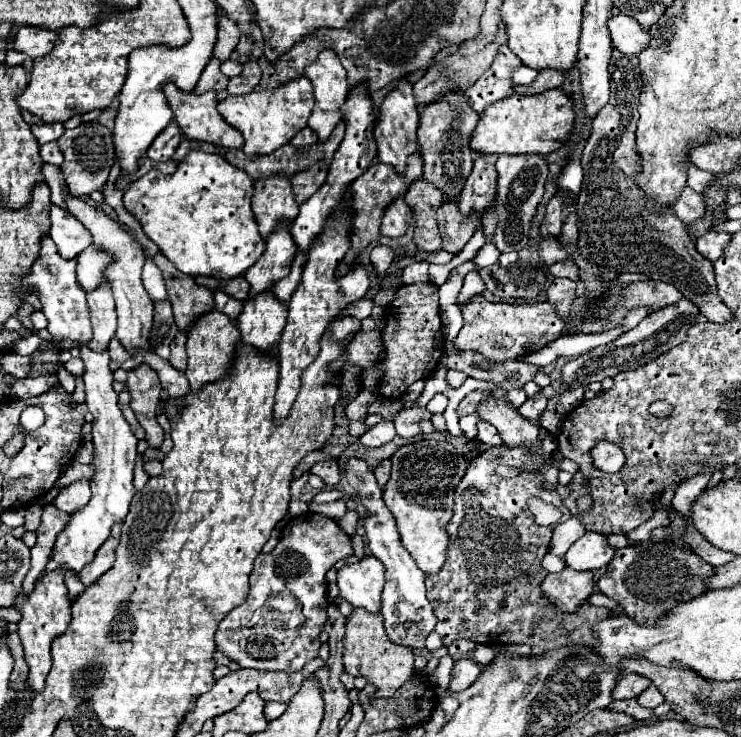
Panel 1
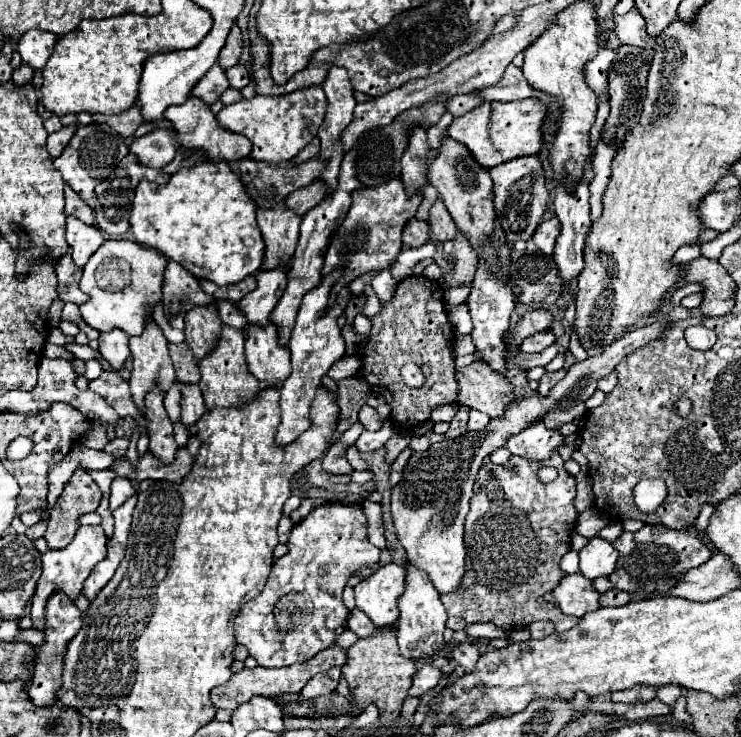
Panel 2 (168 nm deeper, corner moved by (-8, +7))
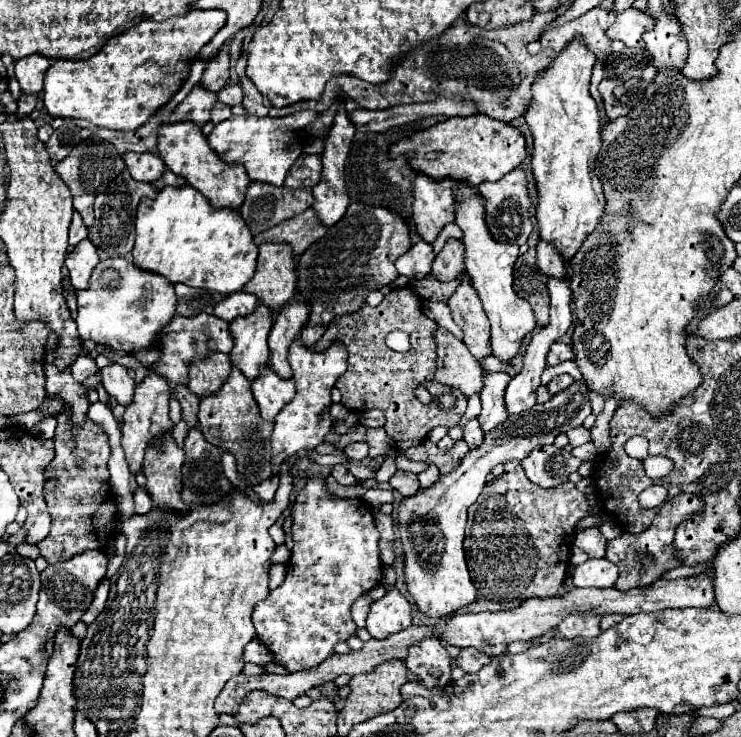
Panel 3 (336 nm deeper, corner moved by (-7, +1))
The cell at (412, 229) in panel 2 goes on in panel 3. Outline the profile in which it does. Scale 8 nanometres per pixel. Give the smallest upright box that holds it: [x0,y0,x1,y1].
[395,240,435,278]

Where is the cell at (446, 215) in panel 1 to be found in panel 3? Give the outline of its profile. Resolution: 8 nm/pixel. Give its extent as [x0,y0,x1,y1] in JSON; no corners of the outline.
[447,276,491,360]

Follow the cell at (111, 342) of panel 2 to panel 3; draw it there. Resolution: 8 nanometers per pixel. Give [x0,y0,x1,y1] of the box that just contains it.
[101,364,135,406]

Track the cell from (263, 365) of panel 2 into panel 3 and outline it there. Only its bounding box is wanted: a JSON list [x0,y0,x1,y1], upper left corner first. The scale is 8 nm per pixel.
[251,368,295,422]

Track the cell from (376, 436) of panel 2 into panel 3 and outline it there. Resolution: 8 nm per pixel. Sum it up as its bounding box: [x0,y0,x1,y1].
[343,442,369,462]

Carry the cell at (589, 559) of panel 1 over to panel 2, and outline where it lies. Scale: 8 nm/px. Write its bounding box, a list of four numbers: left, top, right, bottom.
[580,536,618,580]

